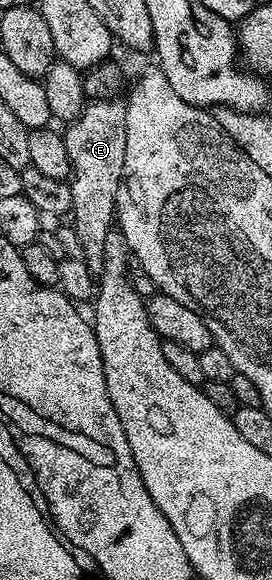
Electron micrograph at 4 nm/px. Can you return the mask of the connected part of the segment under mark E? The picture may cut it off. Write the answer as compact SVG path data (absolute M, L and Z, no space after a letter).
M118 97L113 99L91 100L84 105L83 111L74 122L62 131L65 148L69 151L71 160L71 191L73 204L70 217L75 218L73 229L75 235L81 240L85 261L92 271L103 269L103 253L105 252L105 236L117 222L117 207L123 189L125 177L125 136L127 135L127 103Z

